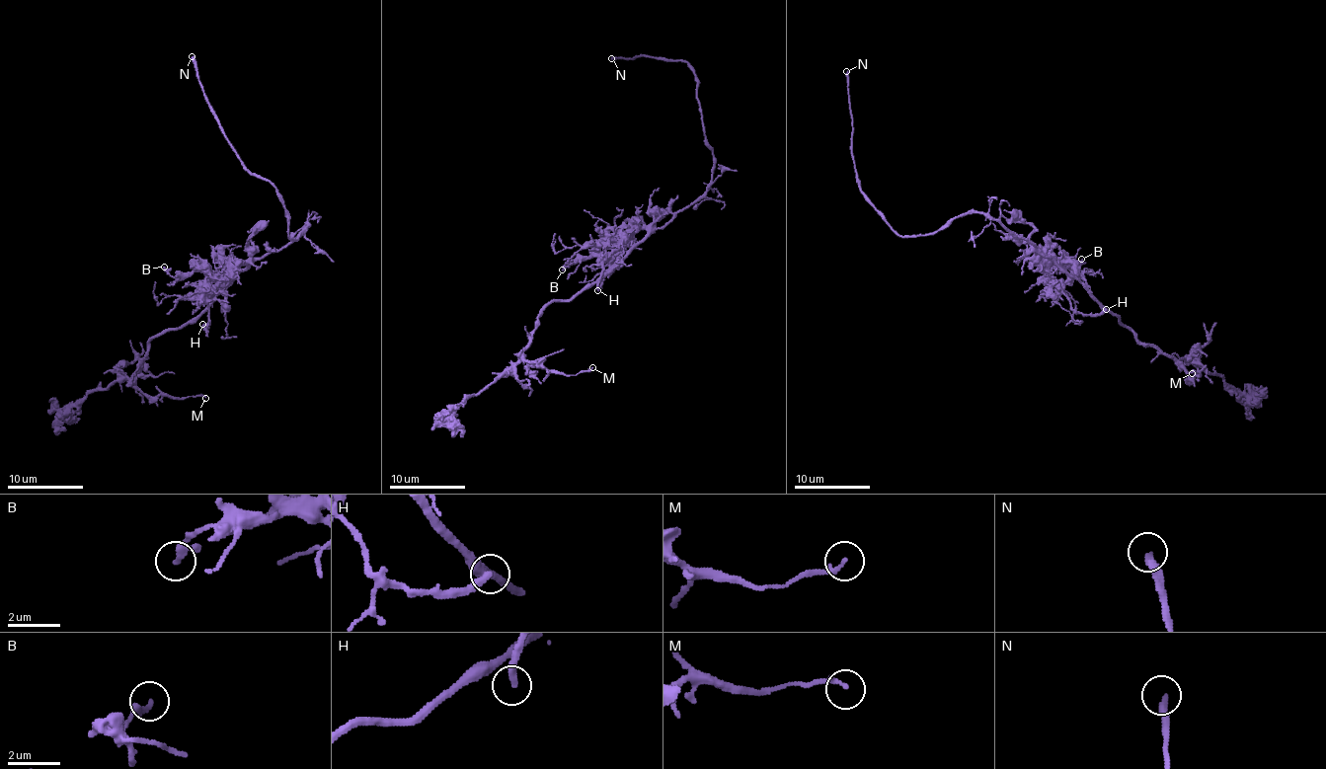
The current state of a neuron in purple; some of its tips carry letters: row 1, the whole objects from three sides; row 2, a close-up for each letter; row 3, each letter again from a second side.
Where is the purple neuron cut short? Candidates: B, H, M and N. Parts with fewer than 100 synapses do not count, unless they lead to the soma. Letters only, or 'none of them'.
N

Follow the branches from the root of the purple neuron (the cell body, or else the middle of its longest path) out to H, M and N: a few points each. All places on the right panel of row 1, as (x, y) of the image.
H: (1019, 237), (1027, 238), (1035, 247), (1037, 263), (1073, 309), (1085, 315), (1096, 315), (1106, 309)
M: (1019, 237), (1027, 238), (1045, 256), (1051, 256), (1141, 342), (1170, 354), (1192, 379), (1201, 374), (1192, 373)
N: (1019, 237), (979, 213), (953, 217), (932, 233), (900, 236), (860, 189), (846, 71)

